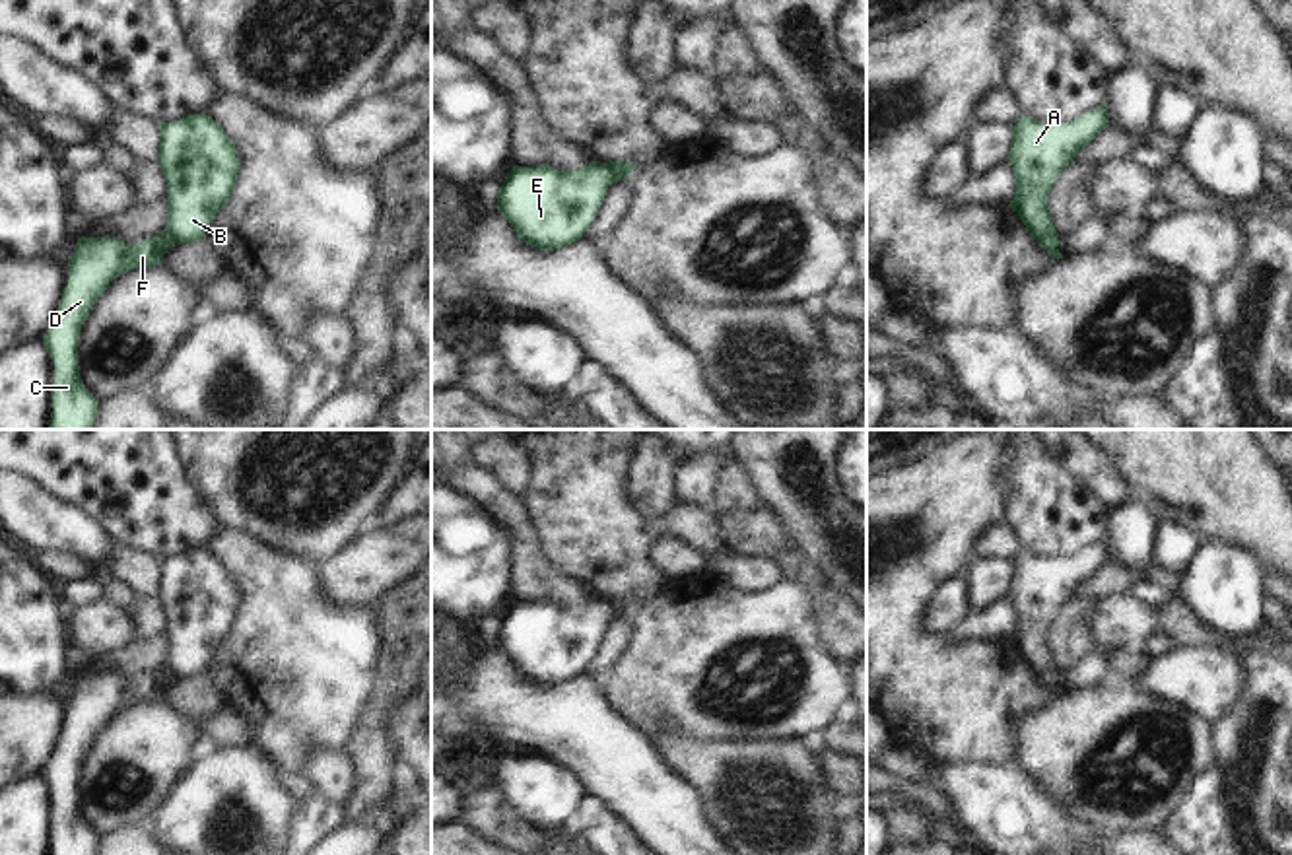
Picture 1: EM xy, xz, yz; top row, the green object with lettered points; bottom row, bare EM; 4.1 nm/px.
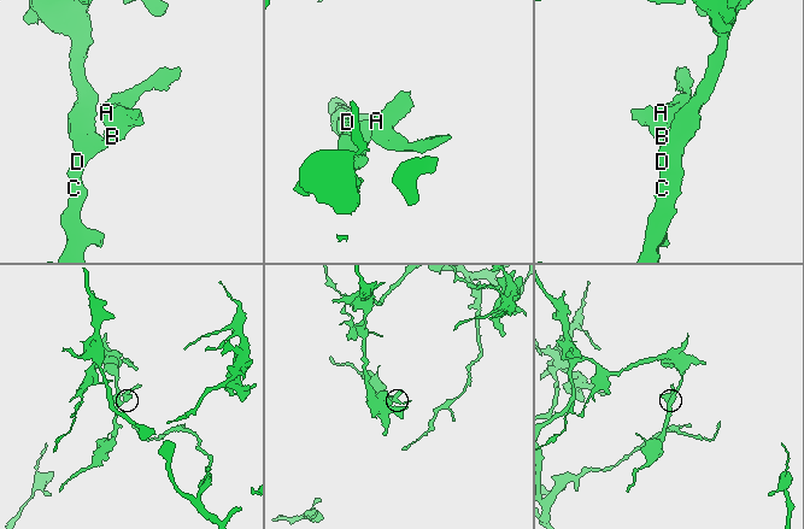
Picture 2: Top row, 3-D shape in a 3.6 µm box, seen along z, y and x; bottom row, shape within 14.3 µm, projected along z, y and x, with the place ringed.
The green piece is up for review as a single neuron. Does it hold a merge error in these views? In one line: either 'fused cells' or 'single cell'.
fused cells

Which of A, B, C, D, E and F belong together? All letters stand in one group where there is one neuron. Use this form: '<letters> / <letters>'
A B / C D E F

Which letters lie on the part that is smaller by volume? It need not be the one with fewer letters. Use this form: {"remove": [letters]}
{"remove": ["A", "B"]}

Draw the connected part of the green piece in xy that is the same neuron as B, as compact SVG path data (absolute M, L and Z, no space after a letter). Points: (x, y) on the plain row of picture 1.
M187 550L159 560L157 598L167 618L165 667L177 680L202 676L235 624L237 583L212 552Z

